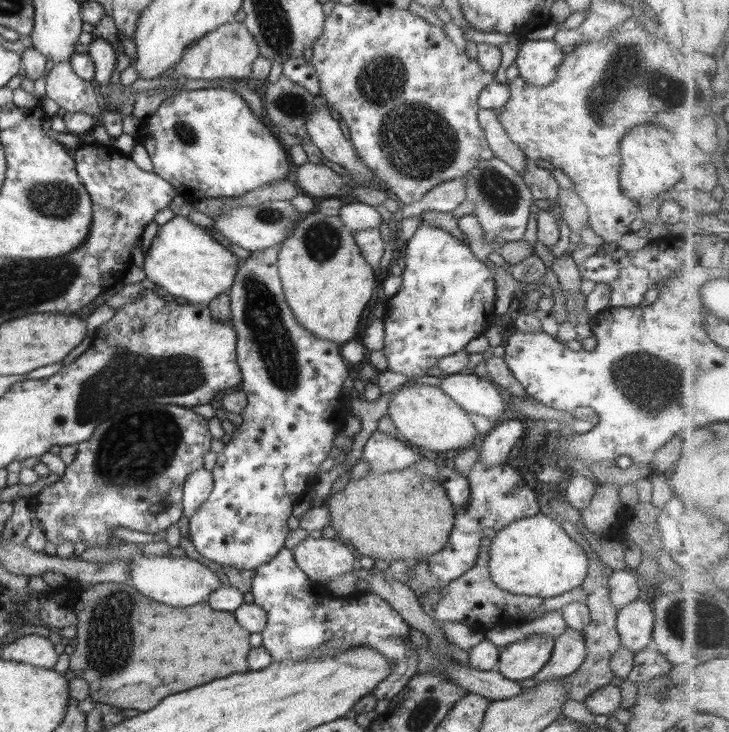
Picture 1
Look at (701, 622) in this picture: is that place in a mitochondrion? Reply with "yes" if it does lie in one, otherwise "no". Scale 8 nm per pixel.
yes

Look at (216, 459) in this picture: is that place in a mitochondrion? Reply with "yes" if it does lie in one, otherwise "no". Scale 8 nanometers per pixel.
no

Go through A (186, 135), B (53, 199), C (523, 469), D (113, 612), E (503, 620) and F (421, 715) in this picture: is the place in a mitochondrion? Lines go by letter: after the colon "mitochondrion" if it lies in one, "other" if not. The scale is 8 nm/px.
A: mitochondrion
B: mitochondrion
C: other
D: mitochondrion
E: other
F: mitochondrion

